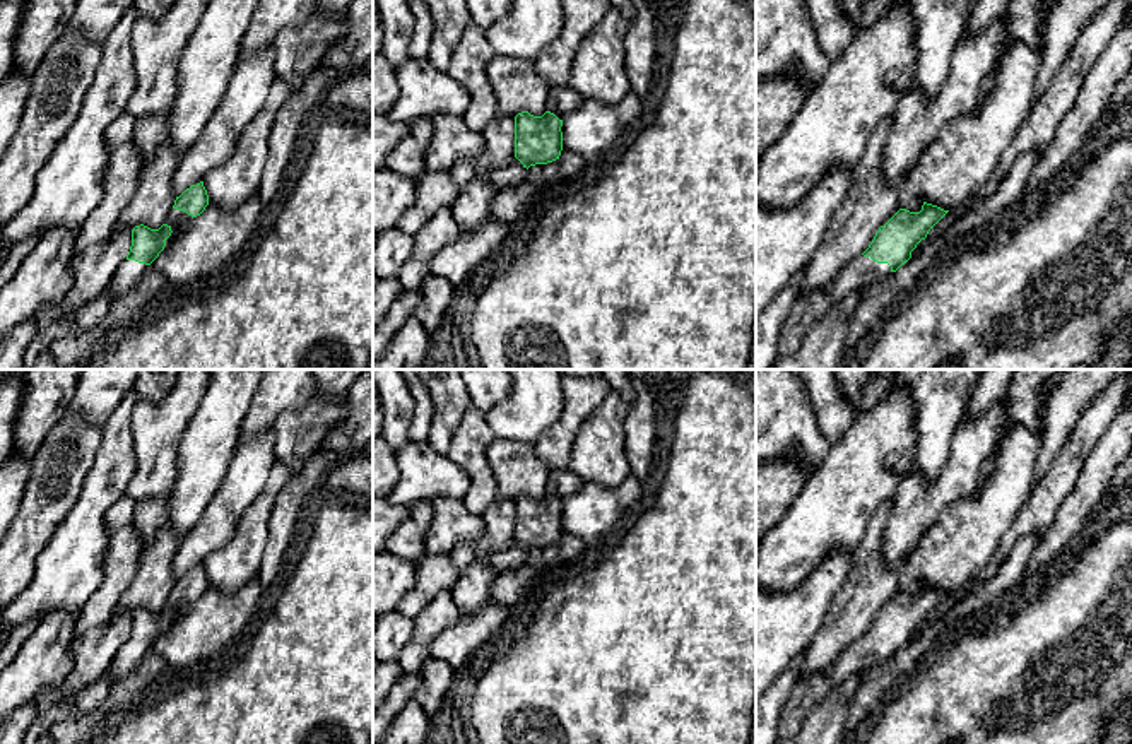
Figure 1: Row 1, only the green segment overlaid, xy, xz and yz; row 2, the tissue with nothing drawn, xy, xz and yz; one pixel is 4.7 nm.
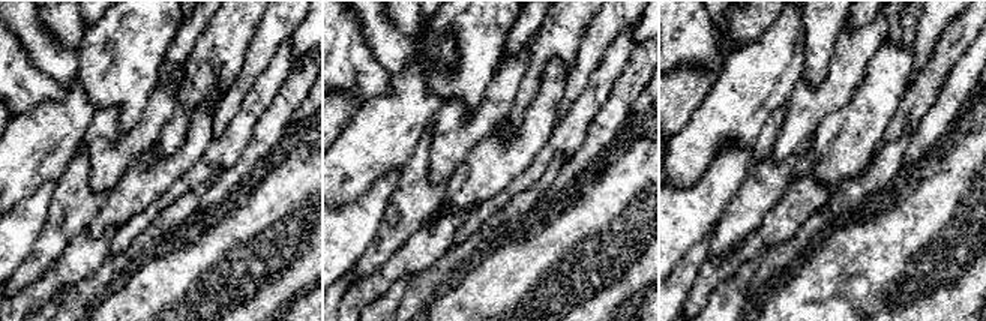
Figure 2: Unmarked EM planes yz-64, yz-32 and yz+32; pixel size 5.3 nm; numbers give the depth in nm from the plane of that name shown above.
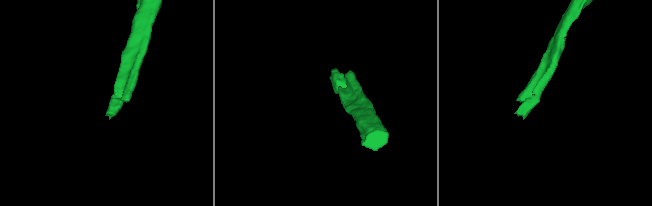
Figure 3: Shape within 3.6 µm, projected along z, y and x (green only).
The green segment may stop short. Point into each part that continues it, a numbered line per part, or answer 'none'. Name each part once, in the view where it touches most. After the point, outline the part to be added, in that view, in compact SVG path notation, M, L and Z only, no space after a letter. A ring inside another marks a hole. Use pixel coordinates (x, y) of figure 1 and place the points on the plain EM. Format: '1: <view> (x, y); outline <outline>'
1: yz (862, 655); outline M858 638L829 667L800 677L780 713L776 739L793 739L812 708L834 688L850 676L865 676L889 657L891 650L887 647L877 647L870 640Z

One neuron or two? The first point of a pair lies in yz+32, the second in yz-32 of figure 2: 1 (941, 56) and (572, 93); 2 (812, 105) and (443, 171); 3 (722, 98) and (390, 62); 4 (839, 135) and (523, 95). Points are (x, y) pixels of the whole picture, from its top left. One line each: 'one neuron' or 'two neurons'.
1: two neurons
2: one neuron
3: two neurons
4: two neurons

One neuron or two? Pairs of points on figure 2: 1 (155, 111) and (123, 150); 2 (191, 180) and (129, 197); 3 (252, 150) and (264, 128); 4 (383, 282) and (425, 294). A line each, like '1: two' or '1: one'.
1: one
2: two
3: one
4: two

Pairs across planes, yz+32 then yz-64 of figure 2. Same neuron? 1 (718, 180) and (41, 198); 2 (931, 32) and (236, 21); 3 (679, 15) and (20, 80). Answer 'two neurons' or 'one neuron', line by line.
1: one neuron
2: two neurons
3: one neuron

